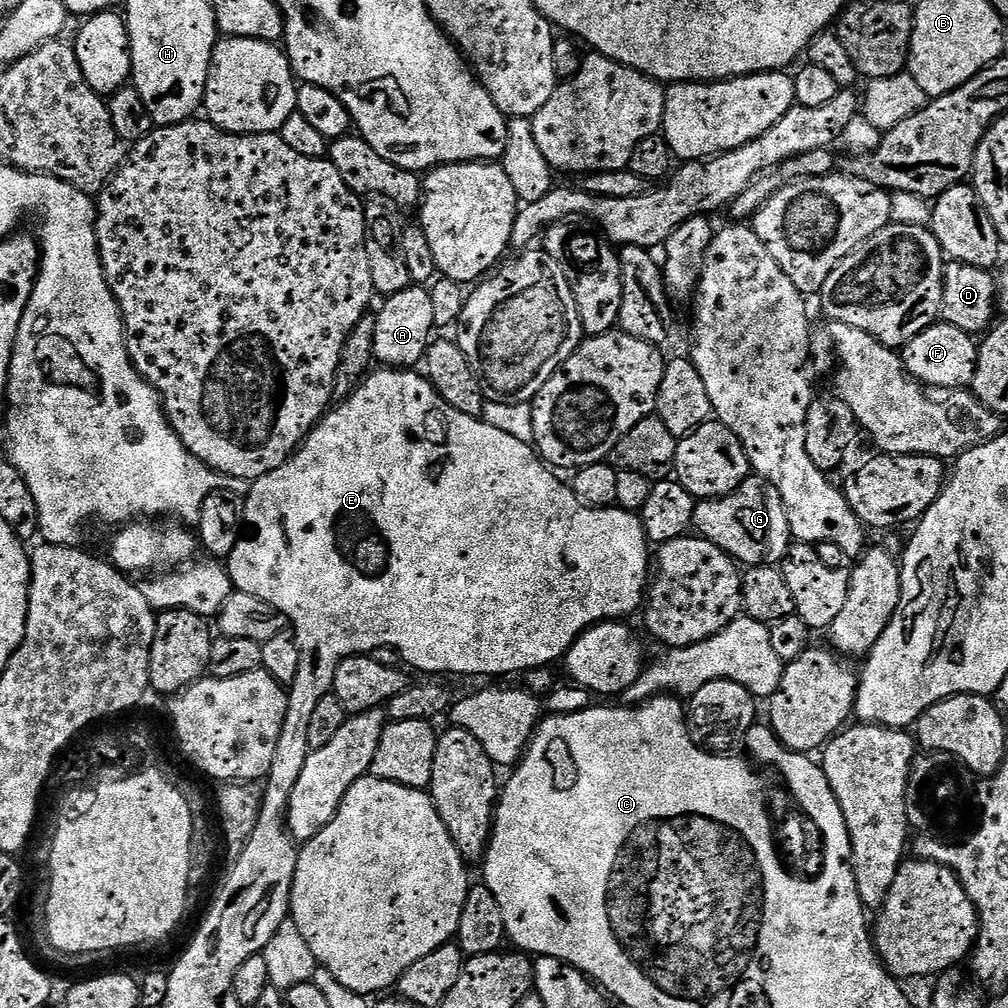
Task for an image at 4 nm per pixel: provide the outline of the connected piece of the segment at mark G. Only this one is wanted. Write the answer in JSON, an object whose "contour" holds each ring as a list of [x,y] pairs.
{"contour":[[[749,474],[736,492],[716,500],[699,501],[694,510],[693,529],[704,539],[714,542],[733,560],[744,566],[779,565],[793,543],[790,522],[782,494],[766,479]]]}

